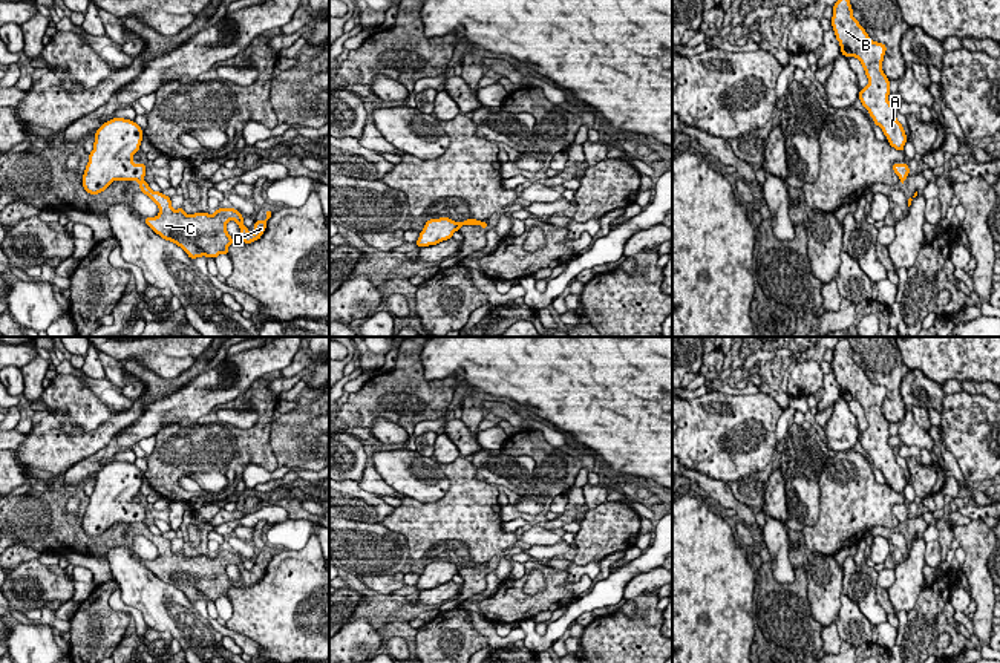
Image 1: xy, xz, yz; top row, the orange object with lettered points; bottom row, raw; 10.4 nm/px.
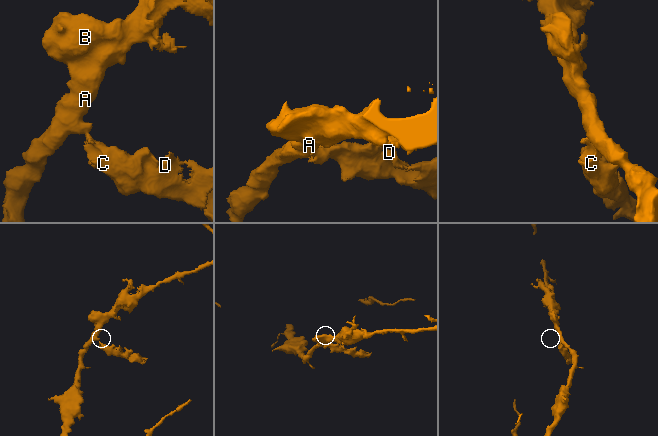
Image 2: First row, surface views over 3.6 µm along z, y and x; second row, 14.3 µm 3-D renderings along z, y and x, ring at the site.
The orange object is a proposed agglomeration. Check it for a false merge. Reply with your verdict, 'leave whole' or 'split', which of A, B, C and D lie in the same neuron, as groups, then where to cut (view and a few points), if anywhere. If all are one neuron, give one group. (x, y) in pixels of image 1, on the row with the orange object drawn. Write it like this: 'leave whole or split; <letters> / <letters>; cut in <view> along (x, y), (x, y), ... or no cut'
split; A B / C D; cut in xy along (137, 178), (141, 179)

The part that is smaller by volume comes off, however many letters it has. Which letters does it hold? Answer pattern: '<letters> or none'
C, D

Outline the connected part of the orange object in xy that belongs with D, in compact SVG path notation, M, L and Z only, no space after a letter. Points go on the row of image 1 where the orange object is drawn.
M136 179L141 193L147 194L159 208L159 214L144 219L156 234L181 247L190 259L213 257L228 254L228 247L234 239L227 231L227 222L234 220L240 228L240 240L251 243L259 240L266 228L273 211L266 210L263 220L254 222L254 233L250 234L243 225L243 216L234 208L219 208L213 214L187 214L182 207L172 208L172 199L161 191L153 191L144 179Z

